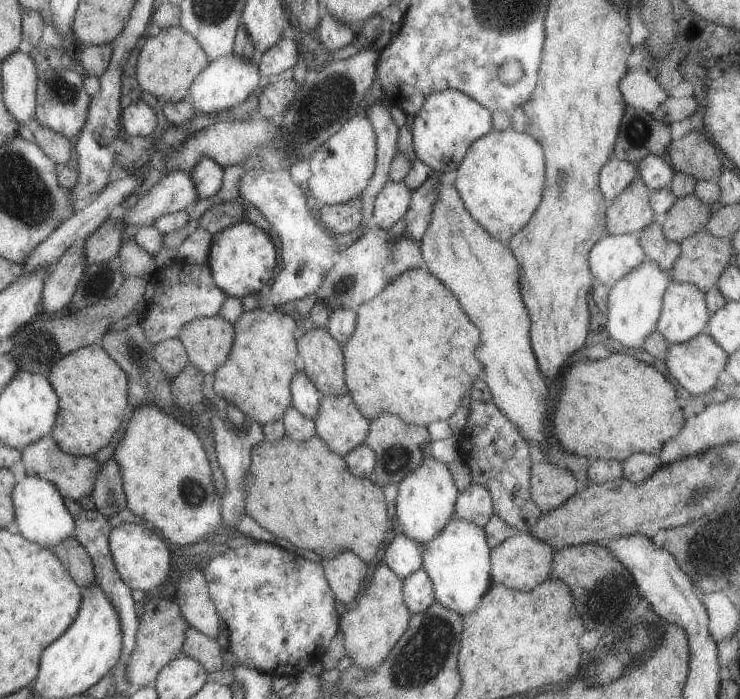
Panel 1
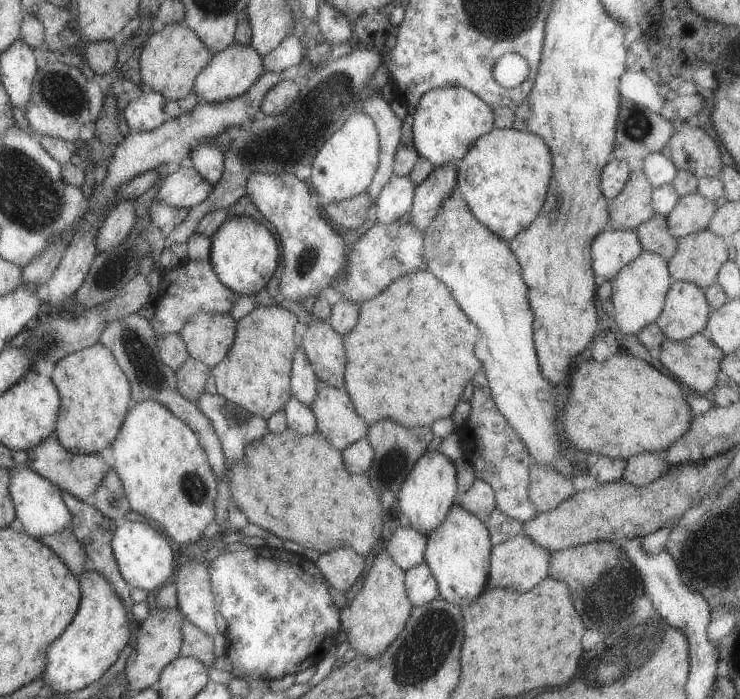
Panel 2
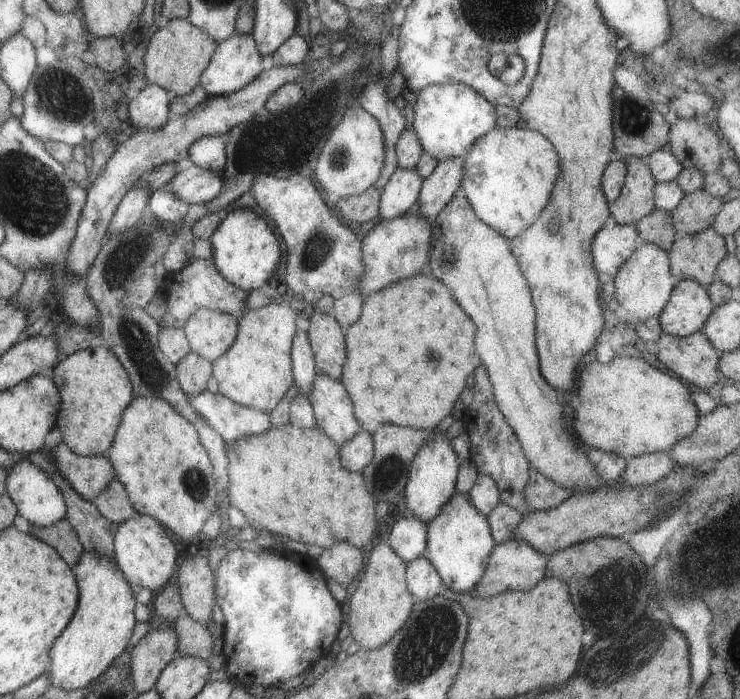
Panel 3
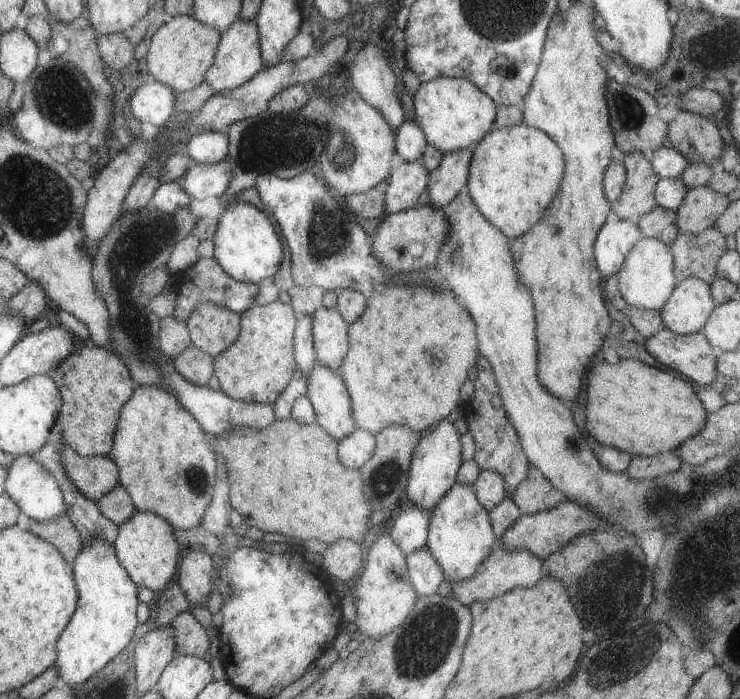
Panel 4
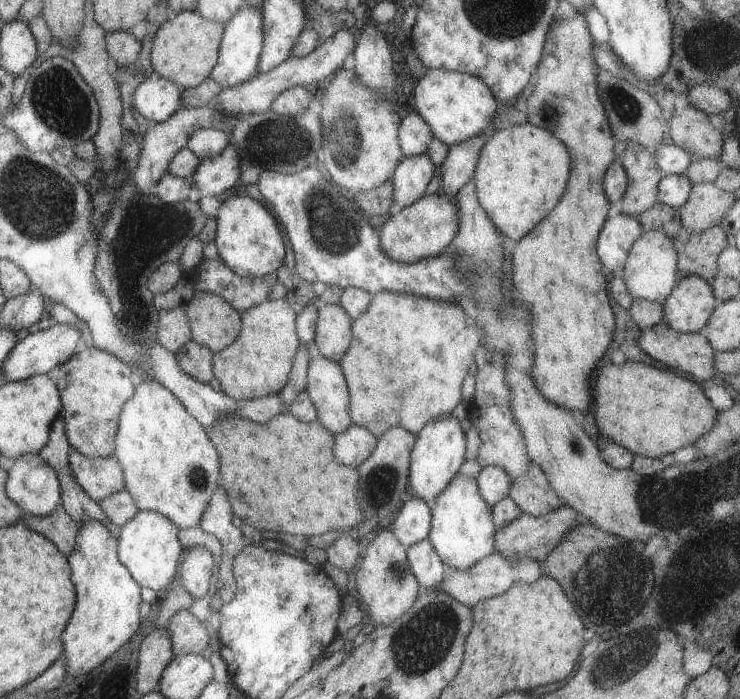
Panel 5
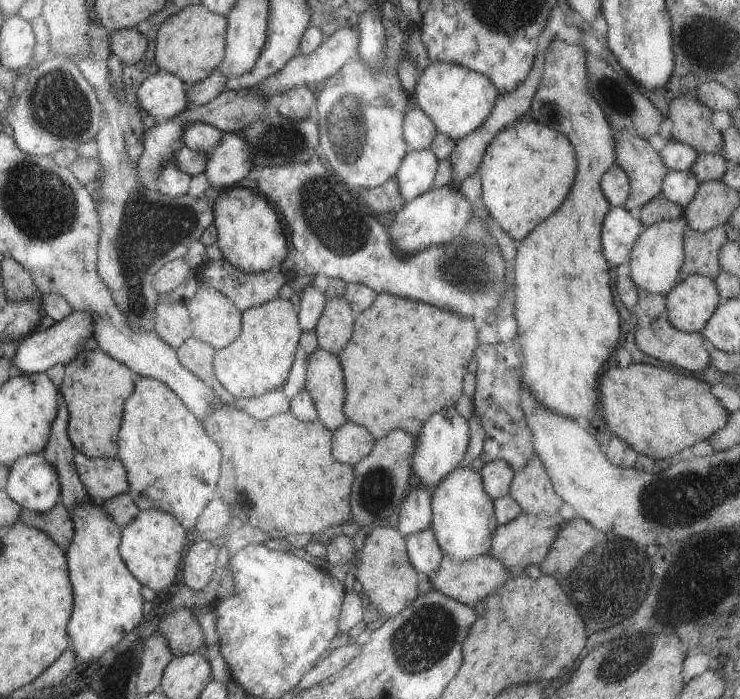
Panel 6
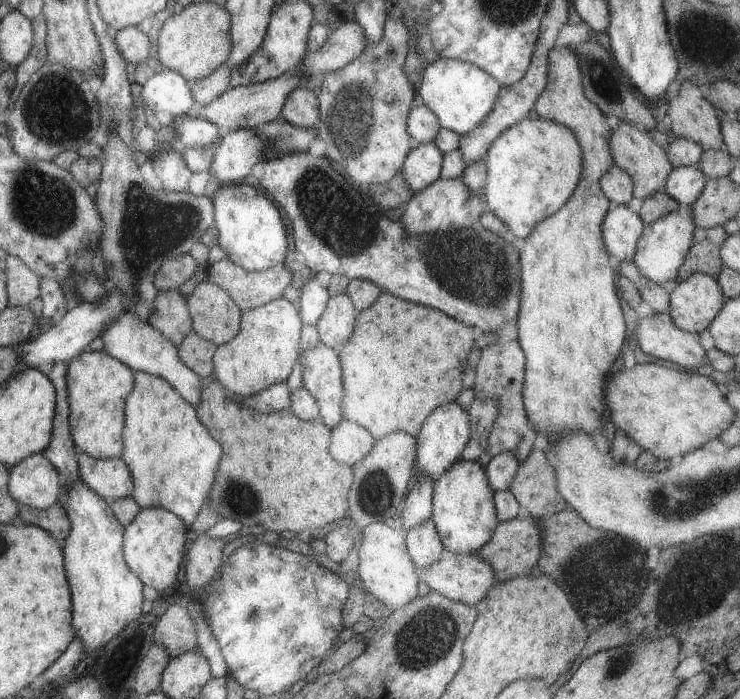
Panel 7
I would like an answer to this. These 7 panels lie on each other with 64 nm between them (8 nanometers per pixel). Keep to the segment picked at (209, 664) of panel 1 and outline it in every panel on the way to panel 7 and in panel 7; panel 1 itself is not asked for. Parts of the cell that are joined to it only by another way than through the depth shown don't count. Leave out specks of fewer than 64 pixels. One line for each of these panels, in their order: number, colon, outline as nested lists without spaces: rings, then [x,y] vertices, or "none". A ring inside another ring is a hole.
2: [[[189,622],[183,624],[181,636],[183,636],[183,642],[179,648],[179,656],[197,658],[199,662],[203,662],[211,670],[211,666],[217,660],[213,654],[213,638]]]
3: [[[185,614],[175,618],[175,632],[177,632],[177,638],[179,638],[177,658],[193,656],[193,658],[207,662],[207,658],[213,656],[211,648],[213,648],[215,632],[207,630],[199,622],[193,622],[193,618],[189,618]]]
4: [[[181,612],[171,622],[173,638],[175,638],[175,654],[177,656],[197,656],[207,658],[209,650],[209,636],[191,616],[191,612]]]
5: [[[187,610],[173,614],[167,624],[167,630],[171,634],[173,656],[199,656],[199,652],[207,650],[209,646],[209,634],[205,626],[199,624],[197,618],[191,616]]]
6: [[[187,608],[169,610],[161,618],[157,632],[165,636],[173,658],[195,654],[201,646],[205,646],[199,618],[193,614],[193,610]]]
7: [[[179,604],[169,606],[155,622],[153,640],[165,646],[171,658],[183,652],[193,652],[193,648],[197,648],[197,630],[191,618],[191,610]]]

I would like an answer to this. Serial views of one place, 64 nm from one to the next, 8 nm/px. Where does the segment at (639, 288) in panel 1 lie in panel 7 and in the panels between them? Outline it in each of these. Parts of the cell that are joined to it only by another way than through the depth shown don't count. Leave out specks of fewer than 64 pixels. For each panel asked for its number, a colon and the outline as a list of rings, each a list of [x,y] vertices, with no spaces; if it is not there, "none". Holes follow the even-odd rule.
2: [[[641,252],[635,262],[623,266],[623,270],[611,280],[611,328],[617,330],[617,334],[623,334],[623,338],[637,338],[641,330],[647,330],[647,326],[657,320],[659,312],[663,310],[667,290],[673,282],[675,280],[669,276],[669,268],[663,258]]]
3: [[[641,244],[631,258],[627,258],[627,262],[623,262],[623,266],[617,270],[617,274],[611,278],[613,286],[615,286],[615,308],[625,310],[627,314],[627,324],[631,328],[639,326],[641,322],[649,320],[649,318],[657,318],[665,306],[665,302],[669,300],[675,284],[679,282],[671,272],[669,272],[669,256],[657,248],[657,246],[649,246],[649,244]]]
4: [[[641,238],[627,254],[615,278],[617,278],[617,296],[623,300],[625,308],[659,312],[663,304],[669,300],[673,288],[677,286],[677,280],[673,274],[673,256],[669,252],[669,246],[653,238]]]
5: [[[647,232],[647,234],[641,234],[629,248],[629,256],[623,264],[621,278],[629,300],[663,304],[677,284],[675,272],[677,272],[677,254],[673,250],[673,240],[663,232]]]
6: [[[683,216],[677,222],[657,222],[645,228],[631,248],[631,256],[627,262],[629,278],[637,292],[653,294],[653,296],[667,296],[677,286],[679,268],[683,264],[683,234],[689,230]]]
7: [[[689,206],[675,210],[675,214],[667,214],[665,218],[655,220],[653,224],[643,228],[641,238],[637,240],[637,248],[635,248],[635,254],[631,258],[631,264],[639,270],[639,274],[643,278],[647,278],[649,282],[653,282],[657,286],[665,286],[669,282],[675,282],[679,268],[681,268],[689,248],[691,248],[693,232],[695,232],[695,224],[691,220]]]

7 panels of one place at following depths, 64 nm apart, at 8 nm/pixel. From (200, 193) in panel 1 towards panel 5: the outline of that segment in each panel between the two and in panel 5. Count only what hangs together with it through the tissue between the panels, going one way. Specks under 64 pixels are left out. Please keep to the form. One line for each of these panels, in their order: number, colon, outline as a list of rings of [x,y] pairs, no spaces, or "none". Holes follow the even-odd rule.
2: [[[201,144],[195,150],[191,150],[191,154],[187,156],[191,160],[191,168],[201,176],[201,180],[213,190],[217,186],[217,182],[223,176],[223,164],[225,164],[225,154],[221,150],[217,150],[215,146],[209,144]]]
3: [[[205,136],[189,146],[187,160],[201,168],[201,172],[213,172],[219,176],[225,166],[225,144],[217,136]]]
4: [[[201,132],[187,142],[183,152],[195,164],[219,164],[227,158],[227,146],[229,146],[227,134],[223,134],[223,132]]]
5: [[[203,128],[187,138],[185,148],[199,160],[215,158],[229,146],[229,134],[219,128]]]

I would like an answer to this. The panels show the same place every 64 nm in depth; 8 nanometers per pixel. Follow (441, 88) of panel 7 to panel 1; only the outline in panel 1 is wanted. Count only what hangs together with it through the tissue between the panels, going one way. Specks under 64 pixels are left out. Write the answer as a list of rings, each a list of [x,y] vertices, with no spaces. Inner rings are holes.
[[[445,90],[439,94],[429,94],[419,108],[419,112],[413,116],[411,136],[413,136],[413,150],[415,150],[415,164],[403,178],[403,186],[413,194],[427,178],[429,172],[435,174],[455,174],[461,158],[469,150],[469,146],[483,138],[487,132],[491,132],[491,112],[465,94],[459,94],[457,90]]]

